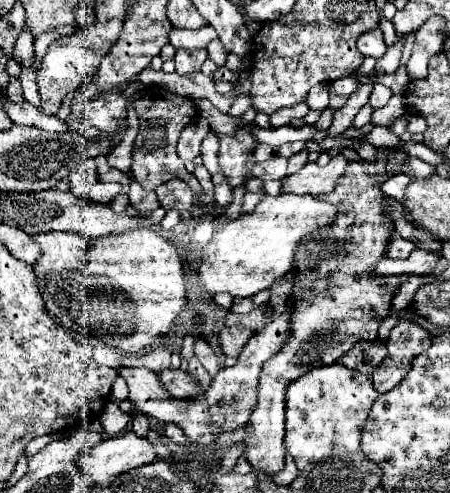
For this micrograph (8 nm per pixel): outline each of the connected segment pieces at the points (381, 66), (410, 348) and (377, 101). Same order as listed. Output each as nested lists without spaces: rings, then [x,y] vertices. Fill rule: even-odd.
[[[398,37],[396,43],[386,51],[386,55],[382,55],[378,61],[376,61],[376,69],[374,69],[374,77],[378,75],[386,75],[386,73],[394,73],[398,69],[398,63],[400,63],[400,53],[402,53],[402,47],[404,47],[404,37]]]
[[[398,321],[386,341],[388,349],[386,359],[372,373],[372,383],[376,391],[386,393],[394,385],[398,385],[400,379],[408,373],[412,357],[418,355],[420,351],[426,351],[428,347],[430,347],[430,337],[420,325],[410,321]]]
[[[376,83],[368,103],[372,105],[372,109],[378,109],[378,107],[384,107],[384,105],[388,103],[388,99],[390,99],[390,97],[392,97],[392,91],[390,91],[388,87],[384,87],[382,83]]]

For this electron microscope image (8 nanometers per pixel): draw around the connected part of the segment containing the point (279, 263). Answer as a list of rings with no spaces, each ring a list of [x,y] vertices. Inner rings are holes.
[[[312,195],[264,197],[252,213],[228,221],[220,231],[216,231],[212,241],[202,249],[198,273],[204,289],[210,297],[216,293],[252,297],[262,289],[270,289],[290,273],[300,239],[326,229],[334,217],[336,207],[314,199]]]

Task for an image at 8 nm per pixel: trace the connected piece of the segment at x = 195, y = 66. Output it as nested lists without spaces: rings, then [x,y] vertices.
[[[178,49],[176,57],[174,57],[174,61],[176,61],[176,73],[180,73],[180,75],[196,73],[196,71],[200,71],[200,67],[202,67],[202,63],[206,59],[208,59],[206,49],[198,49],[198,51],[192,51],[192,53],[188,53],[184,49]]]

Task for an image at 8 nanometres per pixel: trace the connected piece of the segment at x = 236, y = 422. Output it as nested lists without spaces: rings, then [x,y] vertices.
[[[286,305],[280,317],[270,321],[262,331],[254,333],[250,341],[246,343],[238,363],[234,367],[224,367],[210,383],[210,389],[196,399],[196,403],[186,403],[180,399],[170,397],[164,387],[158,383],[158,377],[148,367],[116,367],[118,375],[126,381],[130,391],[130,401],[148,417],[156,417],[164,423],[176,423],[186,433],[188,441],[198,443],[200,447],[208,447],[212,441],[216,441],[218,433],[222,431],[234,431],[238,427],[244,427],[248,423],[248,417],[252,413],[252,407],[256,405],[256,389],[258,389],[258,375],[262,371],[262,365],[266,359],[276,355],[280,347],[290,337],[290,315],[292,305]]]

